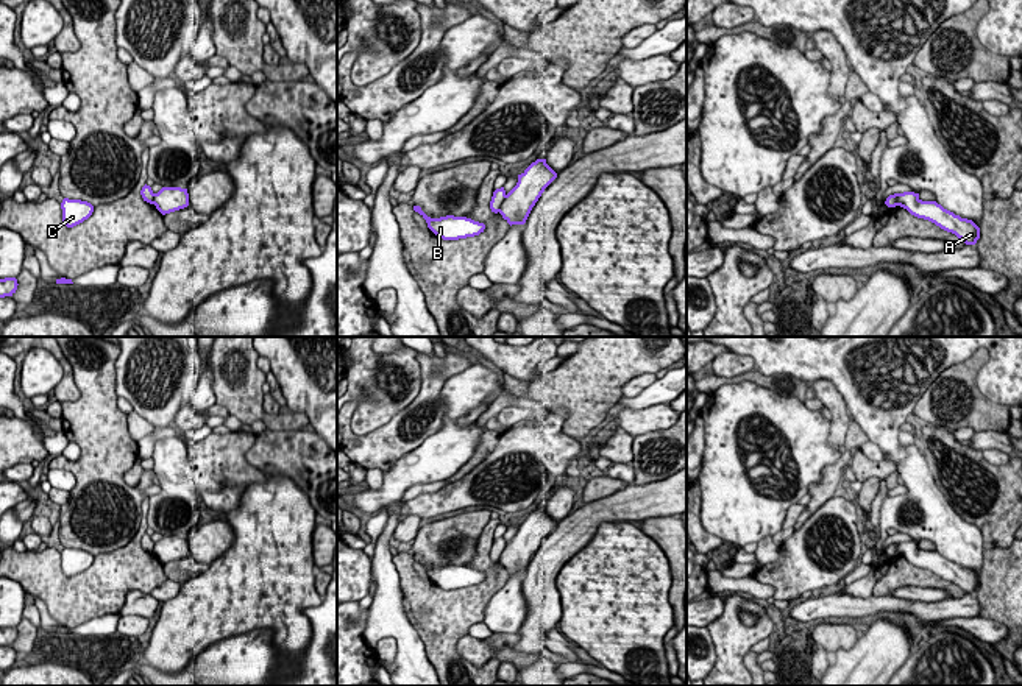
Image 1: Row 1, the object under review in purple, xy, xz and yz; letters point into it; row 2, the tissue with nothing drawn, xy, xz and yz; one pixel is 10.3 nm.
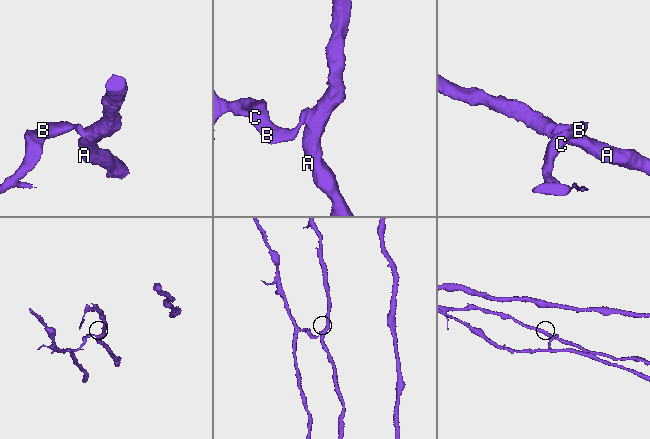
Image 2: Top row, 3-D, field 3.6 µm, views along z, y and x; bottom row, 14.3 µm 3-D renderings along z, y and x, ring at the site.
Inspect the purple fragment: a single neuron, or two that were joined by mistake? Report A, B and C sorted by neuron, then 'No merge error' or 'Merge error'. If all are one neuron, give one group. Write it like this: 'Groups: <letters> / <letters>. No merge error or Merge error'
Groups: A / B C. Merge error

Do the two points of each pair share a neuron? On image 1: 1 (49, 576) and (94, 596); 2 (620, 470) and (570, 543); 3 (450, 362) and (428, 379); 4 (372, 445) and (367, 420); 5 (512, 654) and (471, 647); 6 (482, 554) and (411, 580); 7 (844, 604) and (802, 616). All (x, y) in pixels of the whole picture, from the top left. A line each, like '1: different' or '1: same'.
1: same
2: different
3: same
4: different
5: same
6: same
7: same

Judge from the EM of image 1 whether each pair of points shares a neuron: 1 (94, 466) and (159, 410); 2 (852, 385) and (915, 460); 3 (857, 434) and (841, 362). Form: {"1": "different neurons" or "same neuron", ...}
{"1": "different neurons", "2": "same neuron", "3": "different neurons"}

